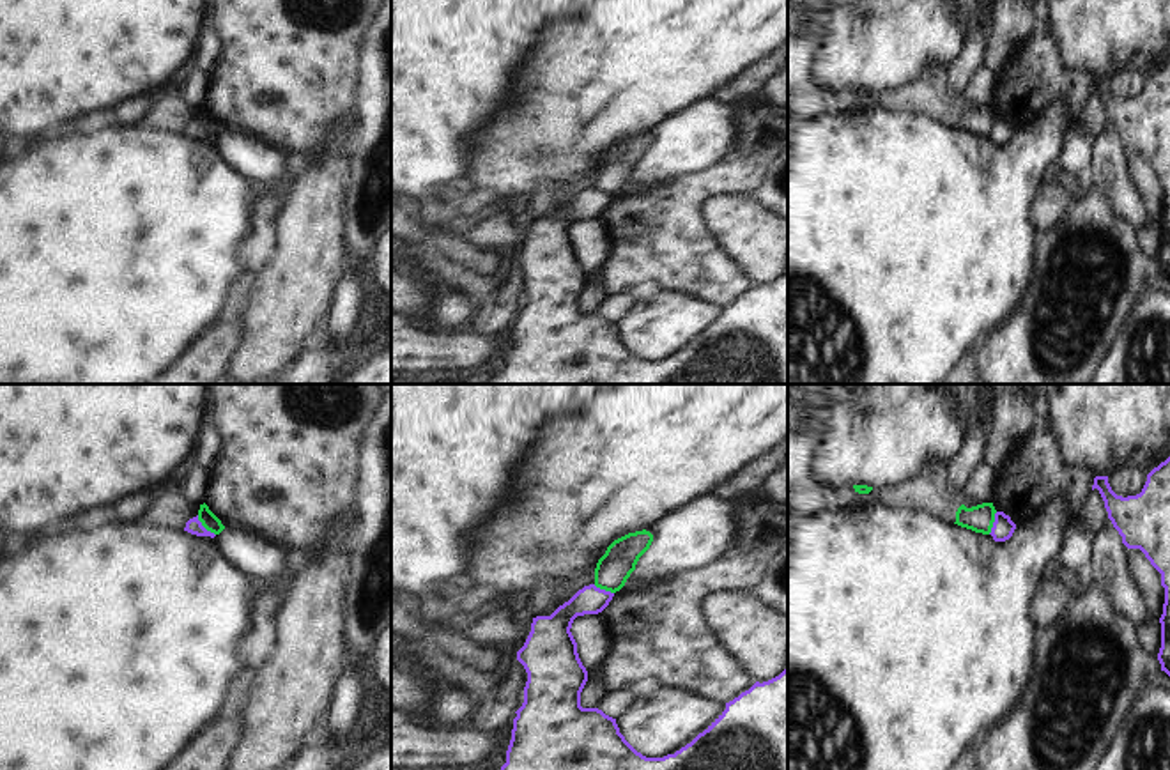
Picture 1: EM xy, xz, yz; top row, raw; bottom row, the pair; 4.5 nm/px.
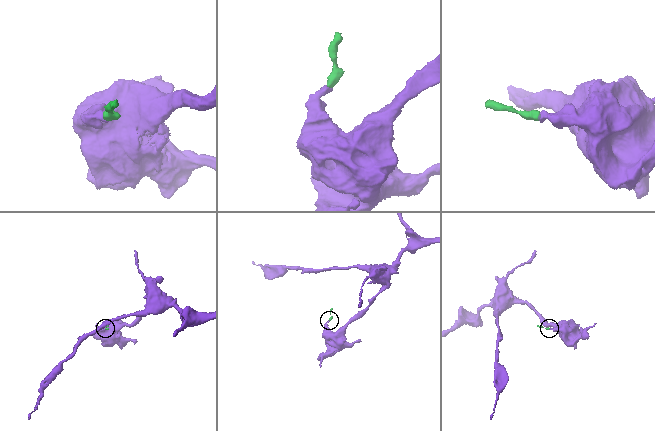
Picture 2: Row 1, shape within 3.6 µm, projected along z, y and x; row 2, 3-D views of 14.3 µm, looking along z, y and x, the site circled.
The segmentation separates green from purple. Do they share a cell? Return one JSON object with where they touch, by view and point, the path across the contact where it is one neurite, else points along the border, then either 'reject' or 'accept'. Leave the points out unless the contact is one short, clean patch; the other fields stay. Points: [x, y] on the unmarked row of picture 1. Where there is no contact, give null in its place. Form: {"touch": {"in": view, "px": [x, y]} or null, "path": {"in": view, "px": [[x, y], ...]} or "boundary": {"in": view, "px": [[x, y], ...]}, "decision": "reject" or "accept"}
{"touch": {"in": "xy", "px": [204, 130]}, "boundary": {"in": "xy", "px": [[197, 119], [215, 138]]}, "decision": "reject"}

